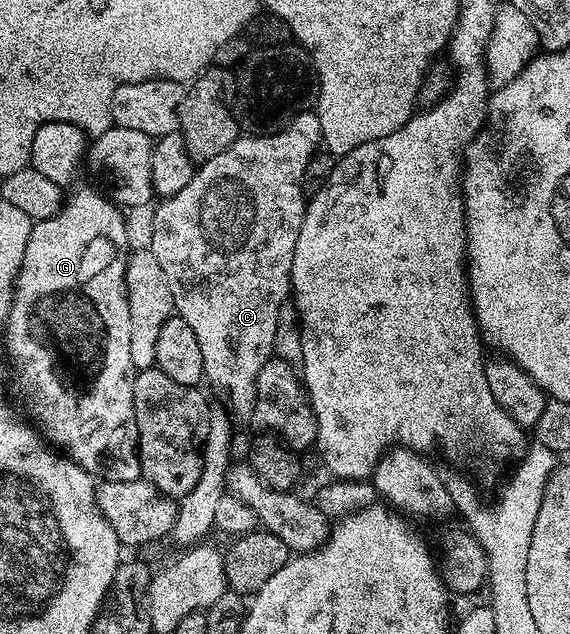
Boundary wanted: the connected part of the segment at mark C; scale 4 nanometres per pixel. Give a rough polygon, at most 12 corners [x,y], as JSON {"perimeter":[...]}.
{"perimeter":[[316,113],[238,136],[147,249],[248,419],[291,294]]}

